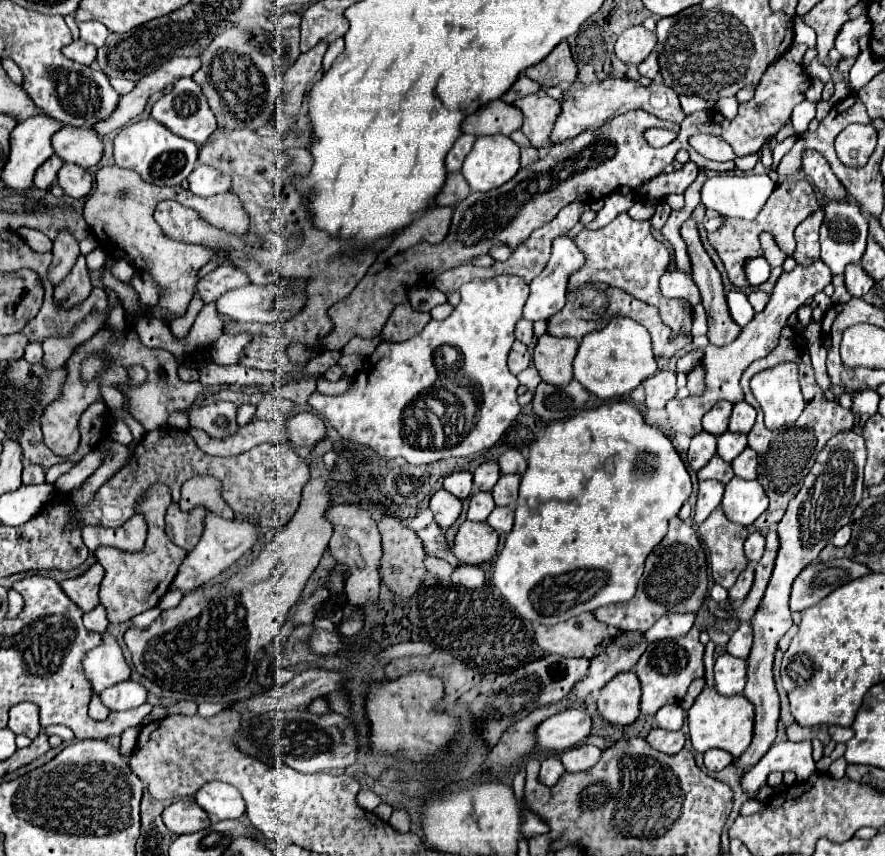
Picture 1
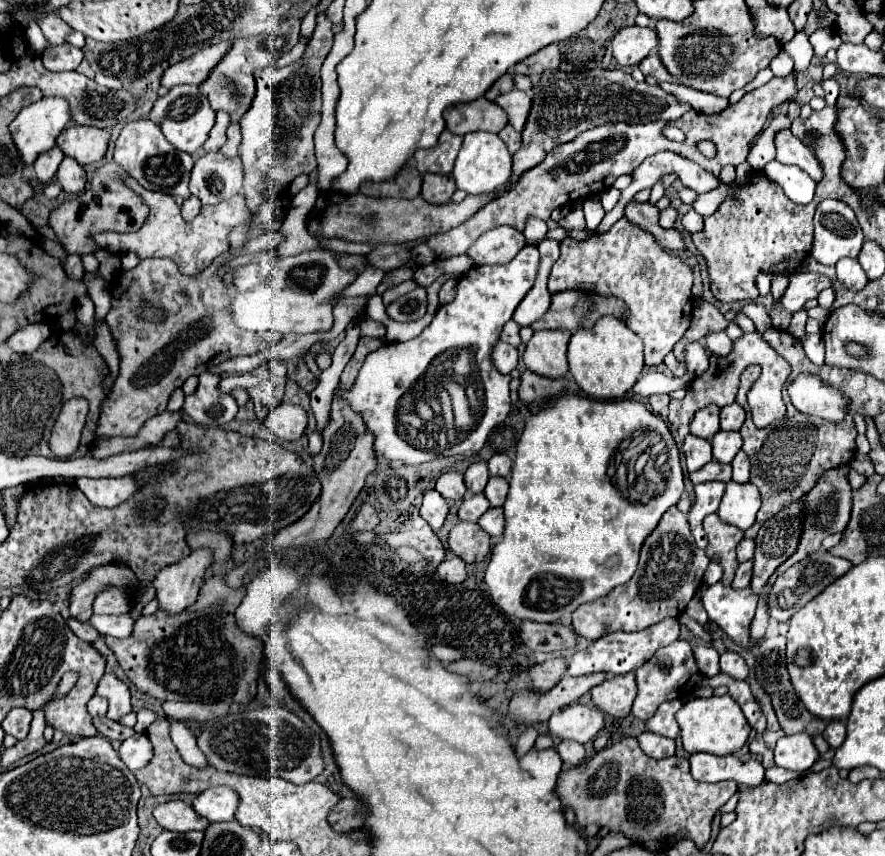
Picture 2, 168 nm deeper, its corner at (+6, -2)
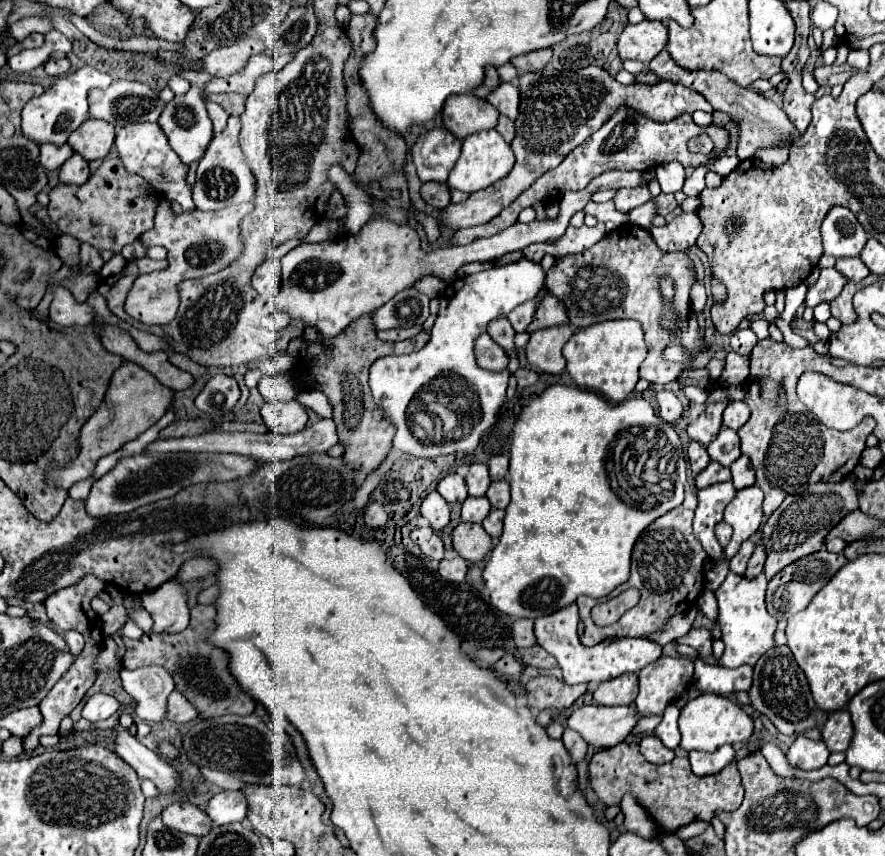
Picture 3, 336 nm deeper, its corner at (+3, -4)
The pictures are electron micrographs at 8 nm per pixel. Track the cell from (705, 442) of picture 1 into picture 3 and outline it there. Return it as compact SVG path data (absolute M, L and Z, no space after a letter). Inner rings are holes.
M690 442L690 446L688 446L688 460L690 460L692 472L700 474L708 466L710 456L708 456L706 448L700 442Z

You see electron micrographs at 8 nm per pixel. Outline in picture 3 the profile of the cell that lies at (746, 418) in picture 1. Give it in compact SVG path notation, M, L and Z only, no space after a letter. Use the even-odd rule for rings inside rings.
M730 402L728 408L724 410L724 426L738 430L748 422L748 406L744 402Z

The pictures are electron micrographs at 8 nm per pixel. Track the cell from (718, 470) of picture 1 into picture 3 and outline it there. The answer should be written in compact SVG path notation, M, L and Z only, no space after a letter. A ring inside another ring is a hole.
M710 462L708 468L704 468L704 472L700 472L696 476L696 488L706 488L706 486L712 486L712 484L718 484L718 482L726 482L730 480L730 468L724 468L722 464L716 464L716 462Z

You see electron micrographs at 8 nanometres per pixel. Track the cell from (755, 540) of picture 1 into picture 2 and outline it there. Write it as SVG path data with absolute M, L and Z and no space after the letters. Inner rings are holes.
M745 538L745 540L737 546L737 560L739 560L739 562L753 560L753 552L755 552L755 542Z

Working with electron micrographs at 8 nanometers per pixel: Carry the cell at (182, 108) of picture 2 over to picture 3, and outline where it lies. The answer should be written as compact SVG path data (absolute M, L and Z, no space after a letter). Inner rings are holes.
M192 82L192 88L188 90L188 94L176 96L172 102L168 102L164 112L160 114L158 124L164 130L164 134L168 136L172 150L178 154L178 158L184 164L192 164L194 160L200 160L214 136L212 134L212 120L208 118L204 98L202 98L202 84Z

